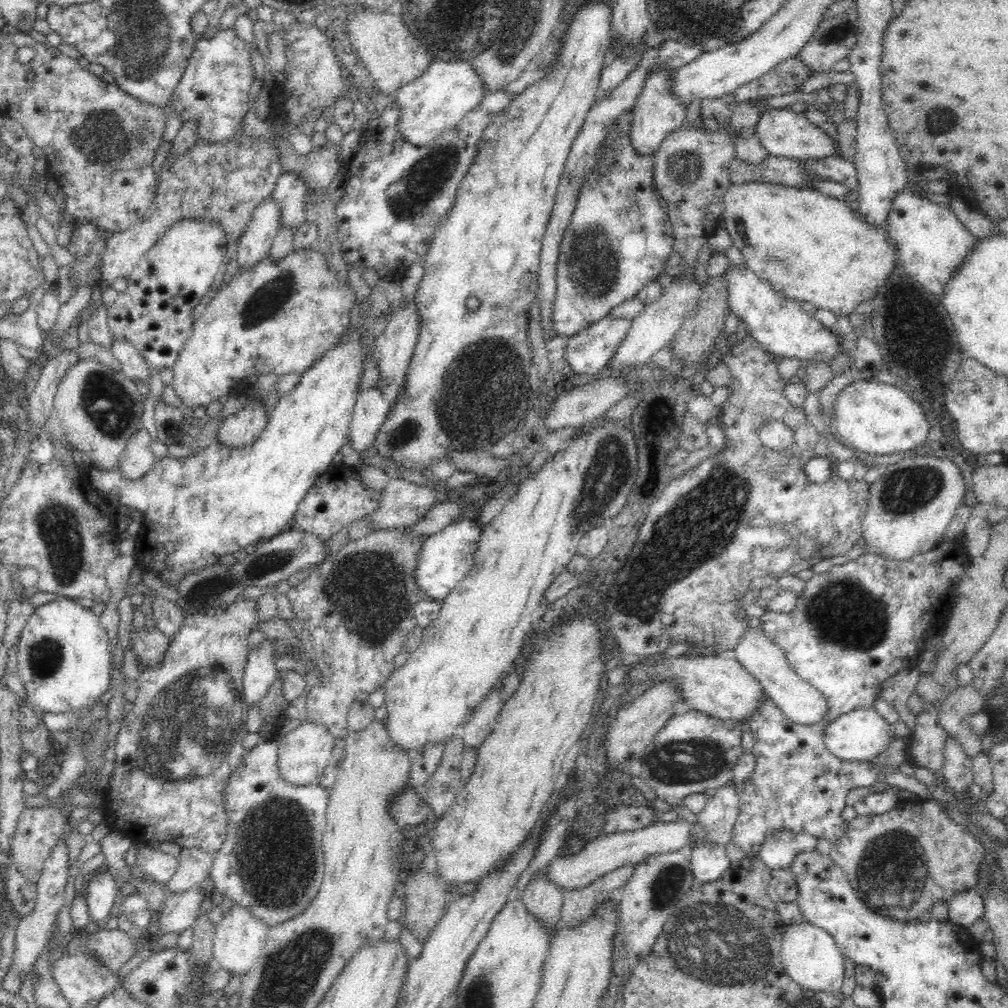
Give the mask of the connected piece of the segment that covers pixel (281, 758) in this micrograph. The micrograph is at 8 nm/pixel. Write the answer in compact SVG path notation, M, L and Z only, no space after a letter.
M302 721L294 730L278 738L278 766L283 780L296 785L316 785L322 770L333 762L335 738L326 725L316 721Z

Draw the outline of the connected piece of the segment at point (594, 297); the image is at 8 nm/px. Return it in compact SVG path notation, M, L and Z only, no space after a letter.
M625 112L612 122L602 144L603 148L615 148L614 166L602 176L585 176L585 183L577 196L570 224L560 244L552 327L556 335L562 334L566 339L590 323L604 318L612 307L636 297L639 290L648 286L650 278L659 273L663 276L664 261L674 244L672 225L667 219L665 206L653 187L652 171L655 157L636 157L629 134L630 122Z

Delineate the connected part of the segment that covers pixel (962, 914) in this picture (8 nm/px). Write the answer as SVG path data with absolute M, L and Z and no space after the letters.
M972 887L954 893L949 898L948 906L949 919L966 929L972 926L974 920L982 918L984 912L983 900Z

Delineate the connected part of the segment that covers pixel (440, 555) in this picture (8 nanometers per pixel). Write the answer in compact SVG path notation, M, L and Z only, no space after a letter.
M459 519L437 534L428 536L420 546L414 578L417 587L426 598L443 602L446 595L452 595L458 583L464 580L474 566L475 553L481 538L479 521Z

